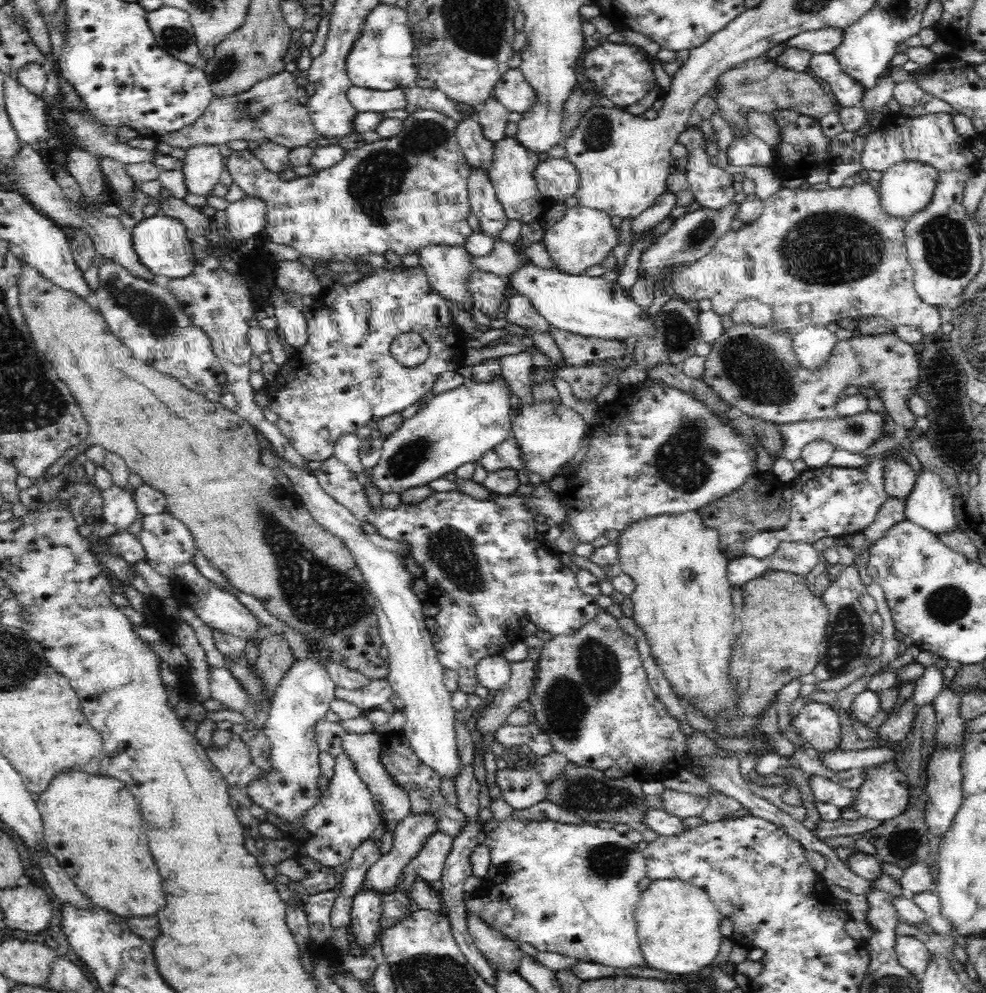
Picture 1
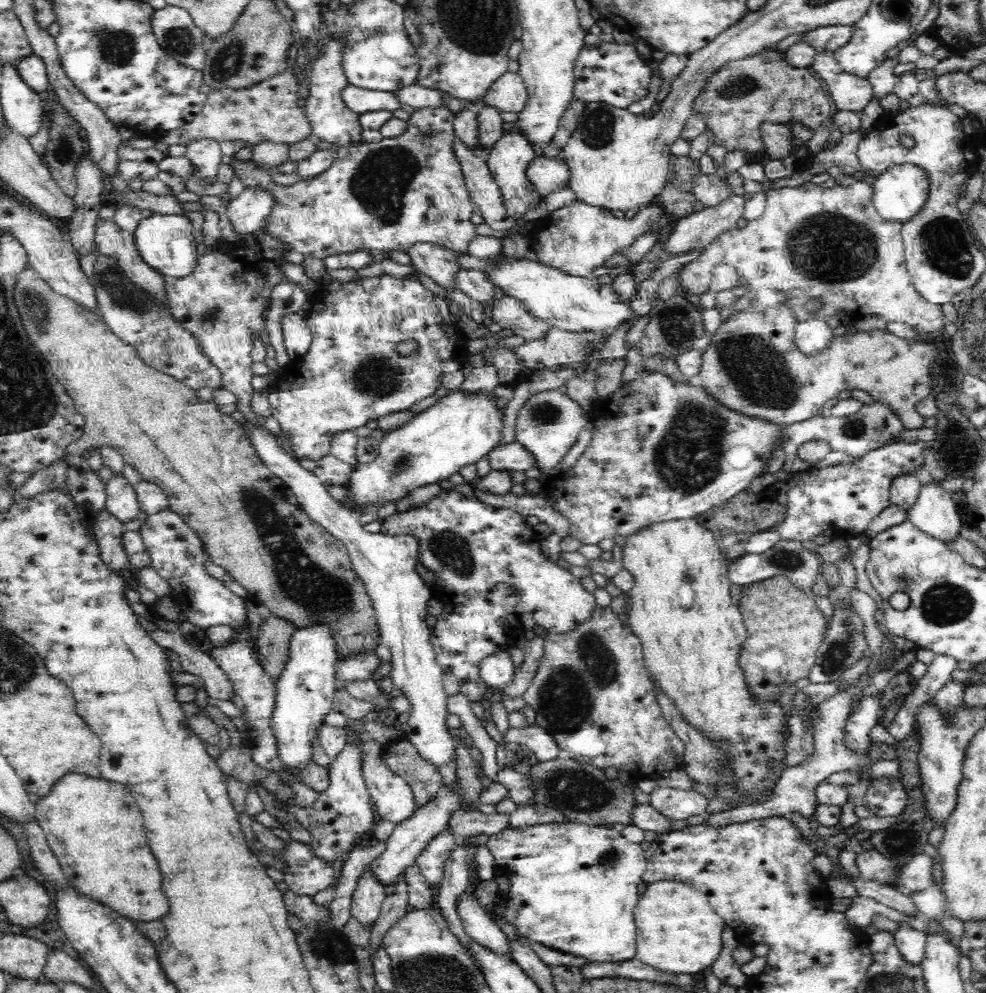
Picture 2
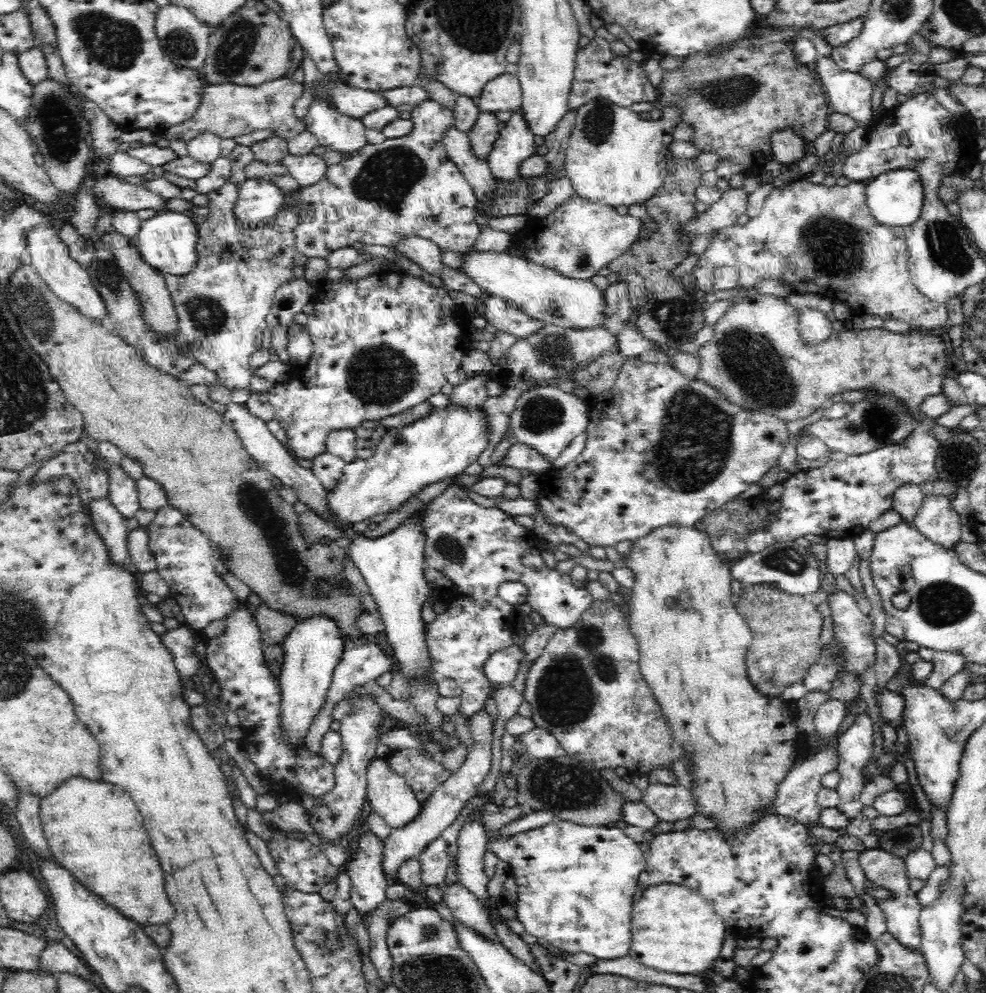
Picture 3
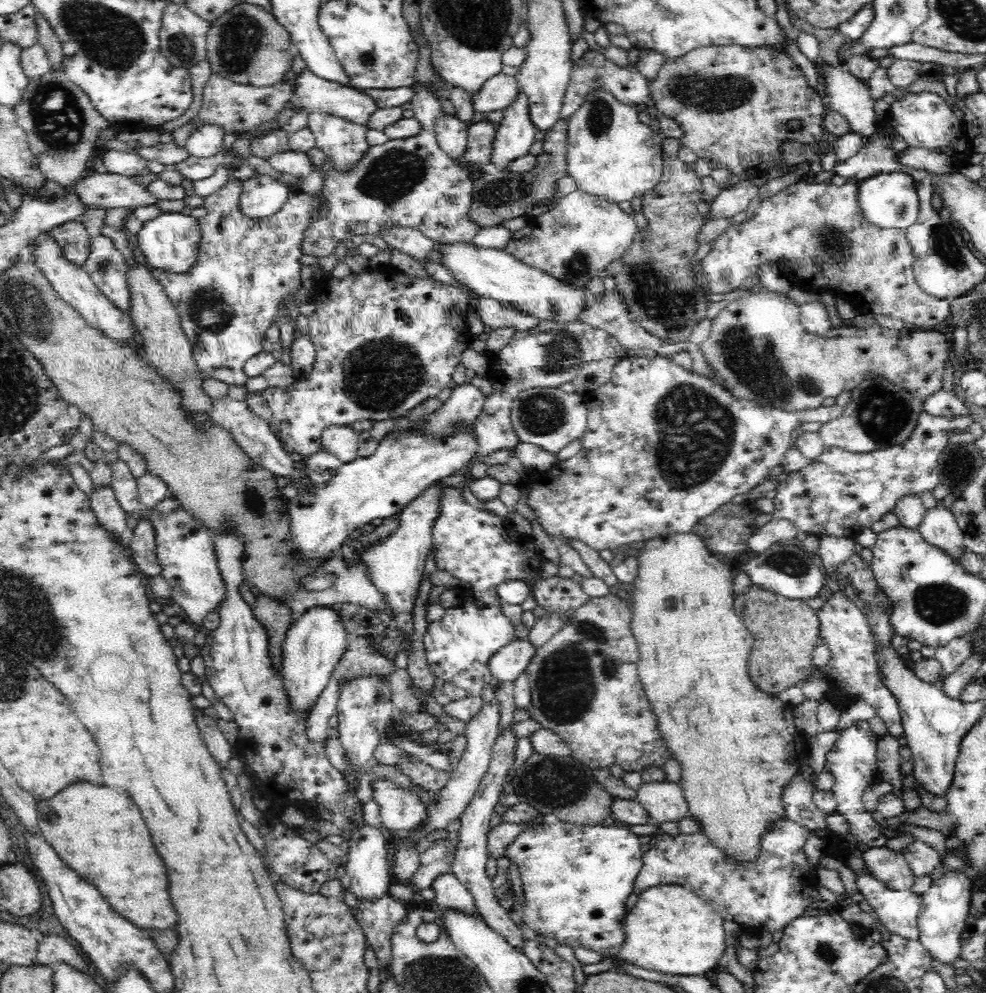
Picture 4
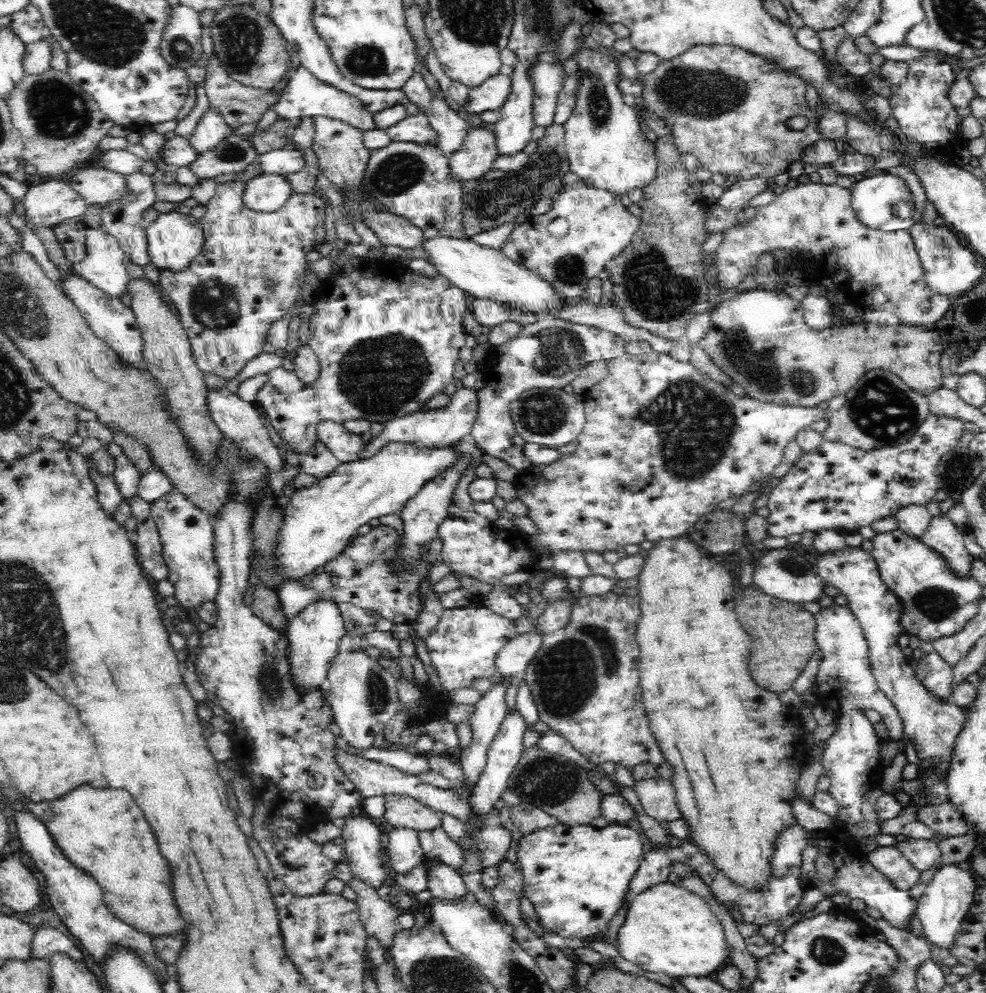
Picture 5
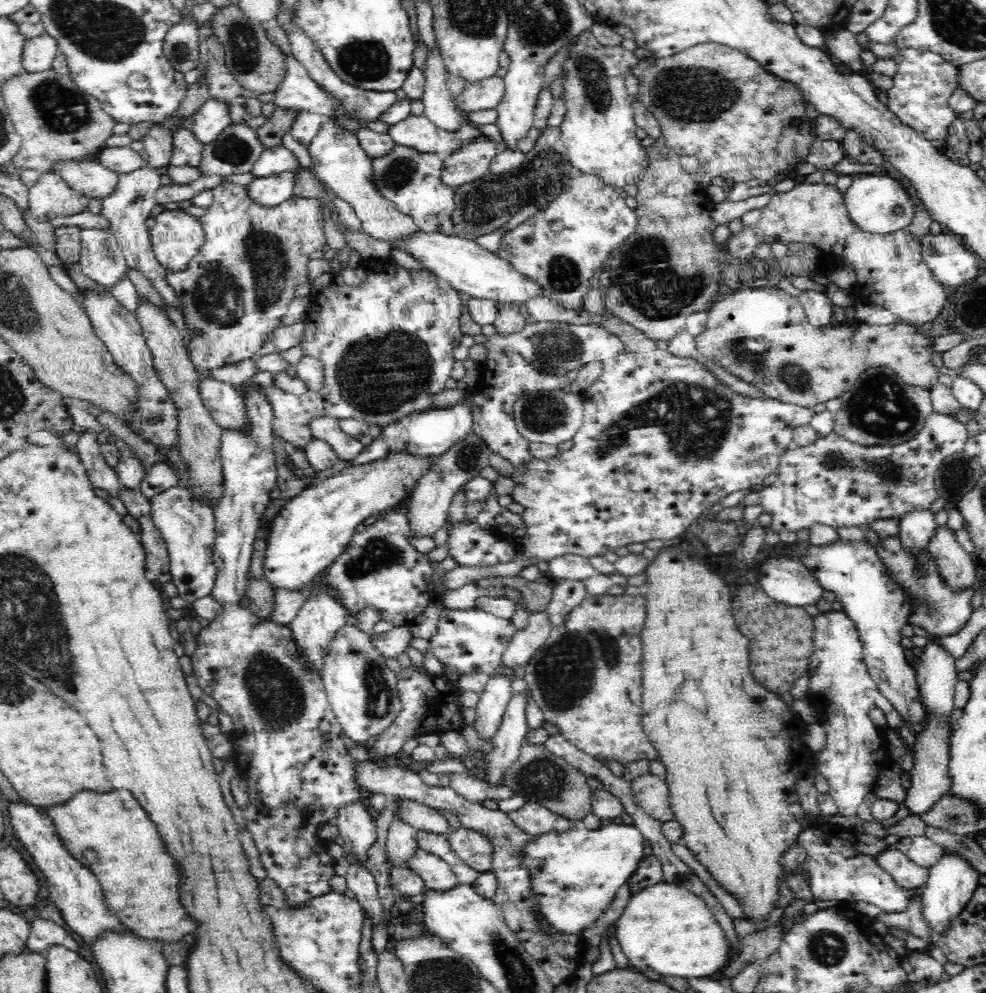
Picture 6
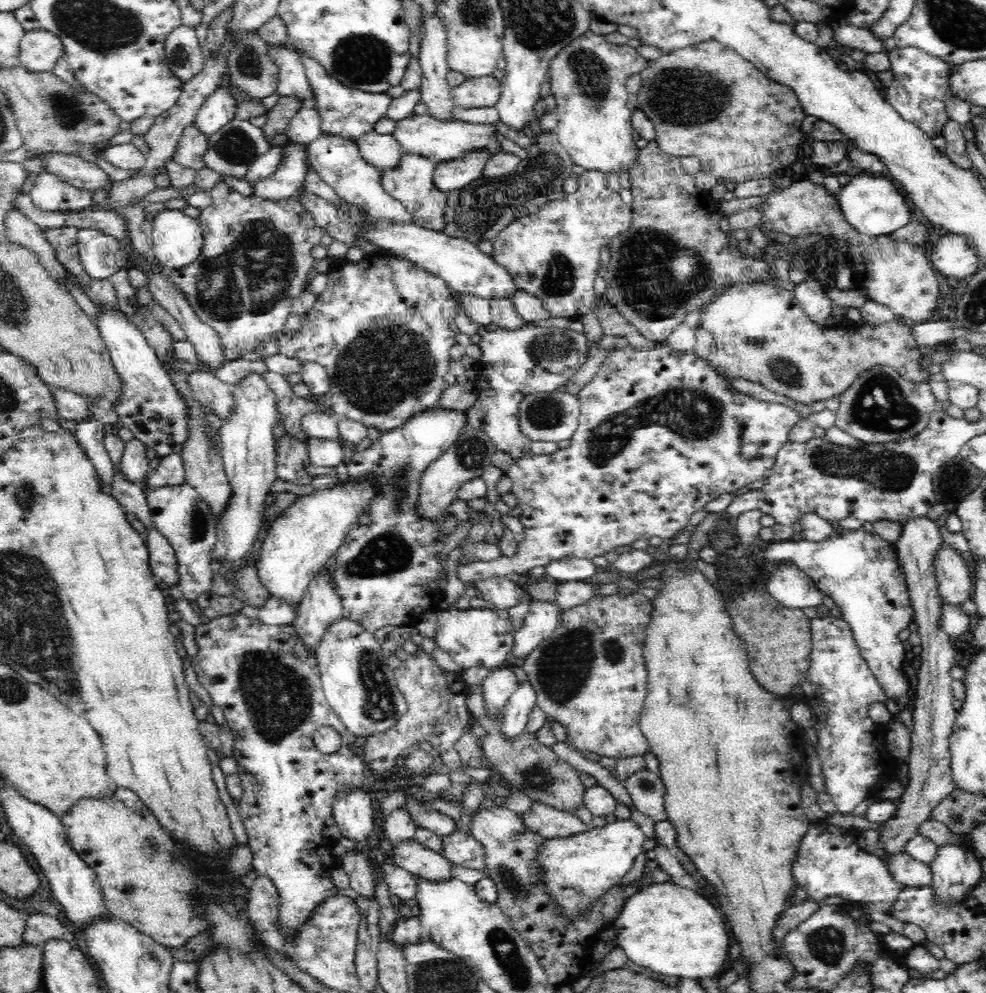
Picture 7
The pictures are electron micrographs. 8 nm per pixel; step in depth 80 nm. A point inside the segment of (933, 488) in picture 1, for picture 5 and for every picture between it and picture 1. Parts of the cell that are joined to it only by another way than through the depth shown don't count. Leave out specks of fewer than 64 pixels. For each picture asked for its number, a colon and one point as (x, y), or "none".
2: (935, 512)
3: (937, 519)
4: (939, 528)
5: (943, 536)

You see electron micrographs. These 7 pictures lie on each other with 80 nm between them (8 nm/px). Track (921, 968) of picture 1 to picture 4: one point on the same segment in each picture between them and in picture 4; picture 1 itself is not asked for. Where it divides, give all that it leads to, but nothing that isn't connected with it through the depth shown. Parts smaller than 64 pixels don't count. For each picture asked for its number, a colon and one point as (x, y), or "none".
2: (911, 943)
3: (902, 911)
4: (898, 910)

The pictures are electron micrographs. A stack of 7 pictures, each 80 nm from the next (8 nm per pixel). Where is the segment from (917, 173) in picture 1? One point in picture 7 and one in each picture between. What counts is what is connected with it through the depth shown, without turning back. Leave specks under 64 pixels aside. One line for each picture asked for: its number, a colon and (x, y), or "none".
2: (899, 194)
3: (895, 198)
4: (889, 200)
5: (883, 201)
6: (877, 203)
7: (872, 204)

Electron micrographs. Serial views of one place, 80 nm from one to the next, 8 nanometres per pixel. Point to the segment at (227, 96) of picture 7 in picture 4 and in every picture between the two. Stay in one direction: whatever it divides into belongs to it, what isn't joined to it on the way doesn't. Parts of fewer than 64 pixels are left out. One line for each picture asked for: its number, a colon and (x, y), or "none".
4: (205, 141)
5: (211, 129)
6: (213, 118)

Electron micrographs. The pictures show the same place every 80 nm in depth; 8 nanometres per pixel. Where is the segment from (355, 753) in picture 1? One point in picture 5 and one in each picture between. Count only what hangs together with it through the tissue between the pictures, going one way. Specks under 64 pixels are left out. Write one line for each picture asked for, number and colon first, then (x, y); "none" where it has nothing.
2: (392, 798)
3: (390, 796)
4: (401, 810)
5: (400, 810)

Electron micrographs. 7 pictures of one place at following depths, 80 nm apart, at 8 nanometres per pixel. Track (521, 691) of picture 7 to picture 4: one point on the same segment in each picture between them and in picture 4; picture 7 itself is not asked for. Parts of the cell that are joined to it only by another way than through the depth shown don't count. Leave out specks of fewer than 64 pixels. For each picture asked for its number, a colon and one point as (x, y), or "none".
4: (469, 865)
5: (504, 753)
6: (511, 733)

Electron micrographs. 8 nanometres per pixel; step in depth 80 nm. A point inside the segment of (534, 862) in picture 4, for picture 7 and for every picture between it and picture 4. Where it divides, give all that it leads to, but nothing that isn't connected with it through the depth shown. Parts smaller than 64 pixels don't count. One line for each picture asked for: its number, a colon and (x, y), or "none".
5: (576, 877)
6: (576, 873)
7: (577, 869)

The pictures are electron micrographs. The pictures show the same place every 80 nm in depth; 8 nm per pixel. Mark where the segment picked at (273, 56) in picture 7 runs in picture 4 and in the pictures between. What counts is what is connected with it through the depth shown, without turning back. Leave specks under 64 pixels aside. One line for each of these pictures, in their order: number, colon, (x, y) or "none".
4: (311, 94)
5: (304, 95)
6: (297, 92)

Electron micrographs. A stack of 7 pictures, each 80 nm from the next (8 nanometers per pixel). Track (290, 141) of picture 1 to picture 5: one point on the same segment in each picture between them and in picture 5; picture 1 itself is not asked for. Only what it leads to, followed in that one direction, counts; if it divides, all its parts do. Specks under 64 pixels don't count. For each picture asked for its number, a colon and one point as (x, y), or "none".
2: (268, 111)
3: (227, 110)
4: (238, 108)
5: (239, 104)

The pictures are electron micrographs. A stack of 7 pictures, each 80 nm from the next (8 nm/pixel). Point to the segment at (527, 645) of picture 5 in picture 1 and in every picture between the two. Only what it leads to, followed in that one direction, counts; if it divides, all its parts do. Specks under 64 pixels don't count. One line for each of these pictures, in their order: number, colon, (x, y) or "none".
1: (493, 671)
2: (496, 670)
3: (501, 667)
4: (510, 661)

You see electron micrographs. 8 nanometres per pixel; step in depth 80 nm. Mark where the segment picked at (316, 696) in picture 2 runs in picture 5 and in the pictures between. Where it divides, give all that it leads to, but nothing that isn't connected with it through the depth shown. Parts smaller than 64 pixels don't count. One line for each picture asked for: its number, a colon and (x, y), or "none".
3: (312, 649)
4: (315, 642)
5: (313, 634)

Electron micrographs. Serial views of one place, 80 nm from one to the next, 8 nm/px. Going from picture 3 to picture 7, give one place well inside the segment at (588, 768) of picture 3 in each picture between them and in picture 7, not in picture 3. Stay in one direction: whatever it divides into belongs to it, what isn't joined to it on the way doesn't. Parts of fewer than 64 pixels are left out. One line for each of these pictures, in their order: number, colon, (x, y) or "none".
4: (561, 785)
5: (558, 786)
6: (540, 776)
7: (526, 765)

